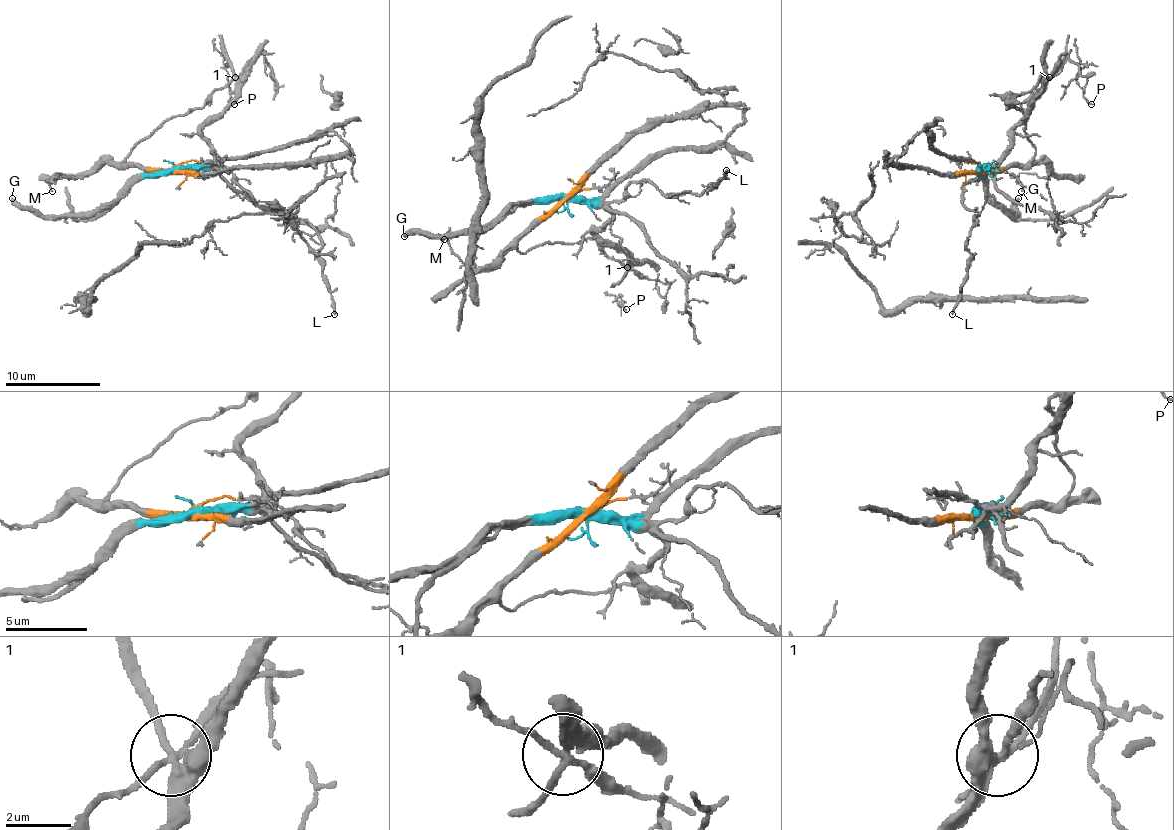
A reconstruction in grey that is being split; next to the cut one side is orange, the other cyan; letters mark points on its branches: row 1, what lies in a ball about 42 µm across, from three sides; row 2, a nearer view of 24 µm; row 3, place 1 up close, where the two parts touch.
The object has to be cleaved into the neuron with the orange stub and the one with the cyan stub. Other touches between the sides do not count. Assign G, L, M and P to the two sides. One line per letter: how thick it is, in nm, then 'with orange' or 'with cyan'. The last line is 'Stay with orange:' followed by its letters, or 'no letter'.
G: 380 nm | with cyan
L: 180 nm | with cyan
M: 100 nm | with orange
P: 140 nm | with cyan
Stay with orange: M

